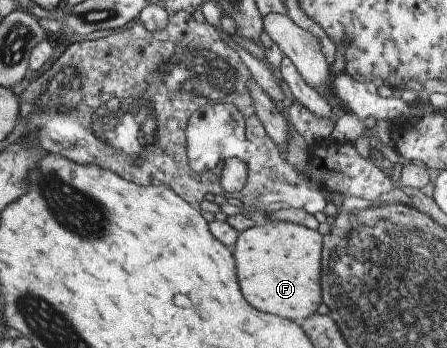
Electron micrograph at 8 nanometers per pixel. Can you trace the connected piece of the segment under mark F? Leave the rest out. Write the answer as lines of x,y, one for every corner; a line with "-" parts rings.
274,220
239,232
230,251
240,292
250,306
290,318
296,324
316,312
321,303
320,261
324,252
324,238
319,232

